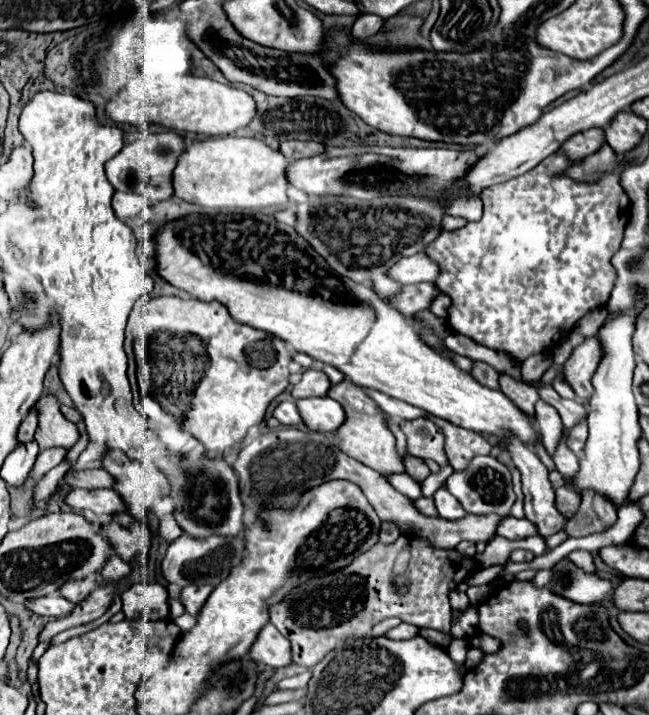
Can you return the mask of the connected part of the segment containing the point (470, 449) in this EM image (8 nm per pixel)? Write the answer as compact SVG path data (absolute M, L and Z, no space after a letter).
M425 416L425 418L429 418L431 422L435 422L435 426L439 426L443 430L445 452L447 452L449 464L455 470L467 468L467 464L471 462L471 456L487 454L487 442L481 436L473 436L475 438L473 440L469 430L463 430L459 426L453 426L451 422L441 420L441 418L435 418L435 416Z

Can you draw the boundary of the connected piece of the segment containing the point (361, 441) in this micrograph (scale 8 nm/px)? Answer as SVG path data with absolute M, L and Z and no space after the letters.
M343 380L343 382L339 382L339 384L329 388L329 396L333 400L337 400L343 406L343 410L345 410L345 422L335 432L337 438L339 438L339 448L347 456L367 464L369 468L377 470L385 478L391 476L391 474L407 474L405 472L405 464L403 464L405 458L401 458L397 454L397 448L395 448L395 436L385 426L383 412L377 410L377 404L367 396L367 392L361 386L355 386L353 382Z

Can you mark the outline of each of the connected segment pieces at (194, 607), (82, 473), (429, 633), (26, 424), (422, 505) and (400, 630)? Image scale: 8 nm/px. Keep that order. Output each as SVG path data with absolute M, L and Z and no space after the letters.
M185 586L183 590L181 590L181 604L185 606L185 612L187 614L191 614L191 616L197 616L199 612L201 612L201 608L203 608L203 604L207 602L207 598L209 598L209 594L211 594L211 586Z
M77 470L67 472L63 476L63 482L73 488L109 488L113 484L113 478L105 470Z
M421 630L421 636L427 642L431 642L435 646L441 646L441 648L447 648L449 642L451 642L451 636L447 636L445 632L439 632L439 630Z
M31 410L31 412L27 414L27 418L25 418L25 420L21 422L21 426L19 426L17 442L19 442L19 444L27 444L27 442L31 442L35 430L37 430L37 414L35 414L35 410Z
M419 498L419 500L415 500L413 504L417 504L419 512L423 512L423 514L427 514L427 516L439 516L433 498Z
M399 624L399 626L393 628L387 636L399 640L399 638L415 638L417 634L419 634L419 628L417 628L417 626L411 626L411 624Z

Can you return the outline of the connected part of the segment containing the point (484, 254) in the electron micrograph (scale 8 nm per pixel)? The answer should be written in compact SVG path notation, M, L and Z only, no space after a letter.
M561 154L549 156L527 174L485 188L481 192L485 206L483 218L479 222L467 222L455 232L441 232L425 248L425 254L439 266L437 288L451 298L447 322L457 334L469 336L473 342L495 348L497 352L511 352L515 360L523 362L531 354L557 346L583 314L607 306L617 278L611 258L629 222L631 202L621 188L621 172L631 160L617 156L617 166L595 182L569 178L567 168L573 164L573 160Z

